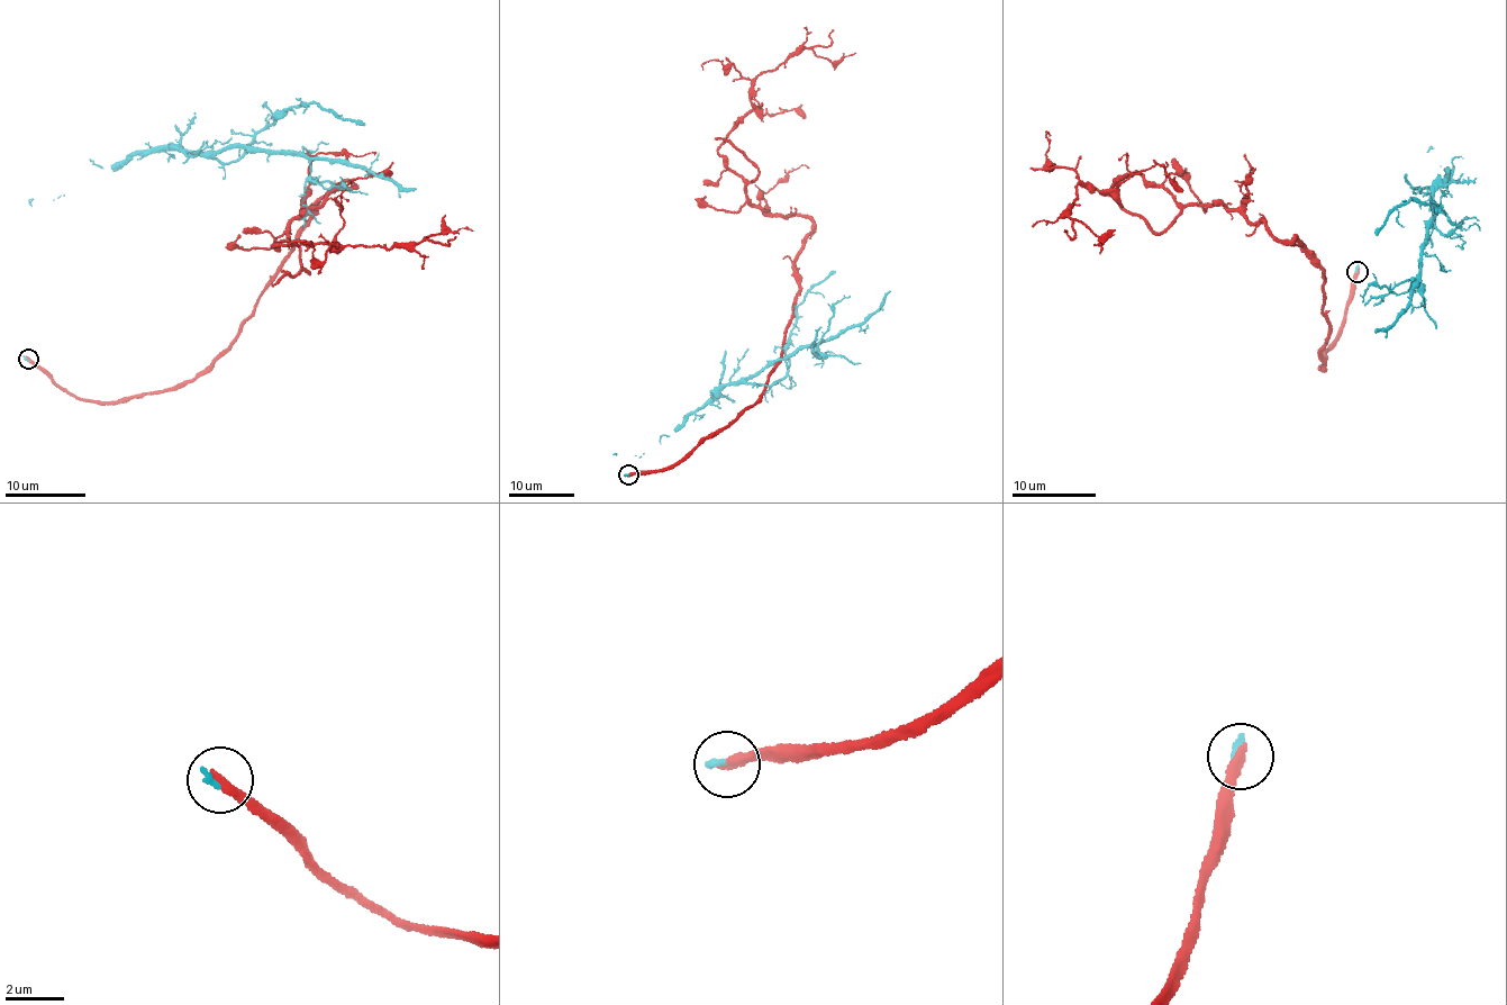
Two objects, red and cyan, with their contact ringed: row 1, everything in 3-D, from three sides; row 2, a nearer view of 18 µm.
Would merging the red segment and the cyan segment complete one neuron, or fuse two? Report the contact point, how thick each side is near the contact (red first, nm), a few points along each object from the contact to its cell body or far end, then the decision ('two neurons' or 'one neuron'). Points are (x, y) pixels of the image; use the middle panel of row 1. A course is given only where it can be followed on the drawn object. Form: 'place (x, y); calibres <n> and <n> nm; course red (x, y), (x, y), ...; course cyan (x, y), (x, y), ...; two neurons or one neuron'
place (628, 474); calibres 380 and 160 nm; course red (628, 476), (670, 465), (762, 392), (811, 223), (751, 204), (718, 152), (760, 74), (802, 50), (856, 53); course cyan (628, 474), (615, 454), (639, 456), (726, 386), (769, 386), (784, 376), (784, 346), (799, 305), (835, 271); one neuron

